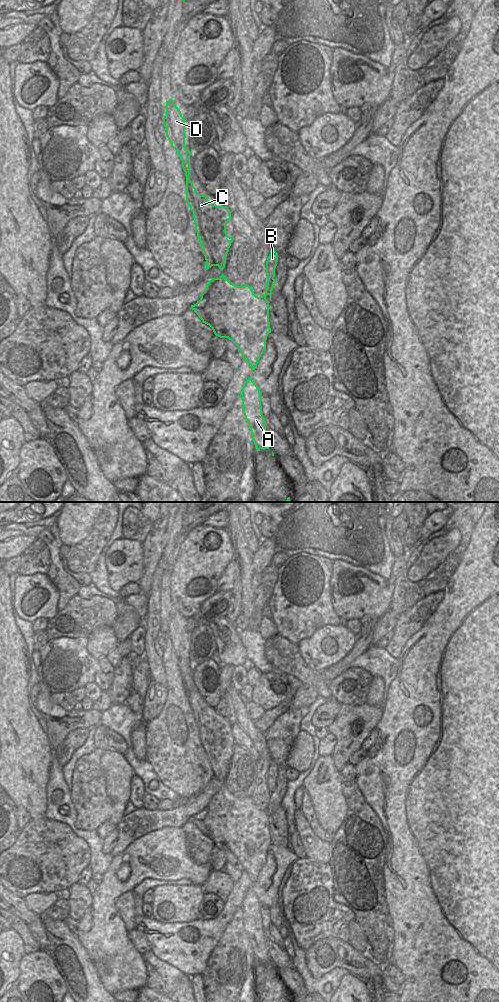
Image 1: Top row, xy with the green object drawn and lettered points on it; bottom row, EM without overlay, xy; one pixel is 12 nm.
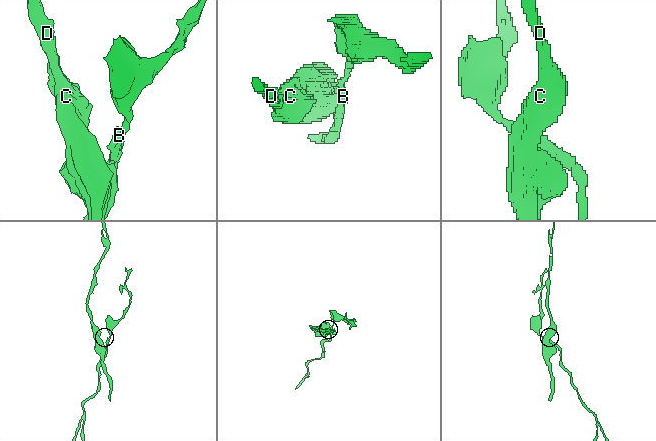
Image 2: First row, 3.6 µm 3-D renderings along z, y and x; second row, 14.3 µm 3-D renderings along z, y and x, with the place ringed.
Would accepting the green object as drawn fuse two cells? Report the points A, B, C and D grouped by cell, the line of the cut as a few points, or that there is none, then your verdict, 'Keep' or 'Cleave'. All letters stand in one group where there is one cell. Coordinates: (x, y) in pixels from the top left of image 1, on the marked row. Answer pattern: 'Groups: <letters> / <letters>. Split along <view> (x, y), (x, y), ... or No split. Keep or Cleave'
Groups: A C D / B. Split along xy (260, 296), (265, 298). Cleave

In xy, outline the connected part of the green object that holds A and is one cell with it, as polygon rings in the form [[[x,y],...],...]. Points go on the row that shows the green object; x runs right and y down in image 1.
[[[248,378],[243,384],[240,397],[242,398],[243,414],[250,426],[251,437],[257,451],[269,449],[265,418],[262,415],[261,395],[255,382]]]

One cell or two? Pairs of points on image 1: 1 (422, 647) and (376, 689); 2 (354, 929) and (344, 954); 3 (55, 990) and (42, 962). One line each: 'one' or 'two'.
1: two
2: two
3: one

